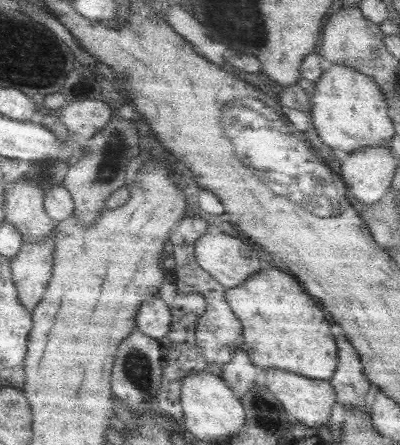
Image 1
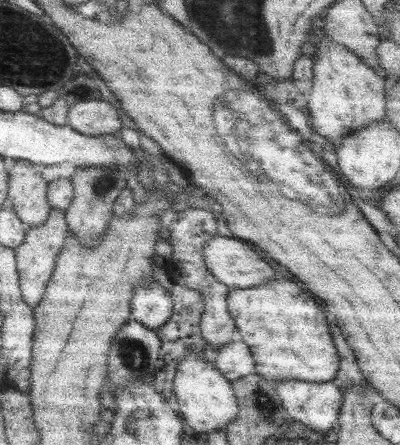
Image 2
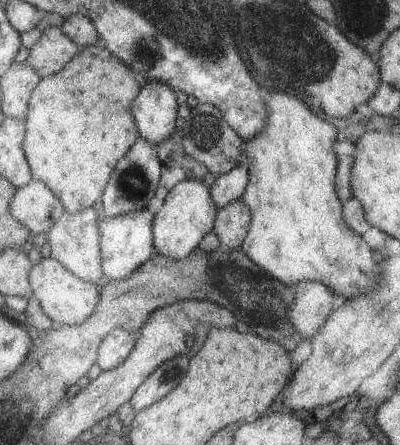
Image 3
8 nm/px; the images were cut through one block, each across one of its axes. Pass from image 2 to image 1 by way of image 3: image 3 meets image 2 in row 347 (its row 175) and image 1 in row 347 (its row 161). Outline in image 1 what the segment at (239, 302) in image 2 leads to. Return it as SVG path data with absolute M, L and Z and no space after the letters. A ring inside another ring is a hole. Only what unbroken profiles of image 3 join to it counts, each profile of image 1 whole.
M277 268L259 270L243 284L225 290L225 300L243 326L245 354L257 368L285 370L313 380L329 380L333 376L337 368L337 348L329 336L329 324L315 300L301 290L295 278Z

